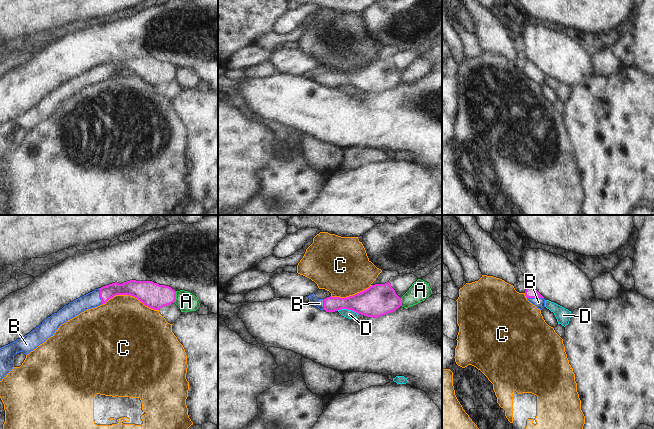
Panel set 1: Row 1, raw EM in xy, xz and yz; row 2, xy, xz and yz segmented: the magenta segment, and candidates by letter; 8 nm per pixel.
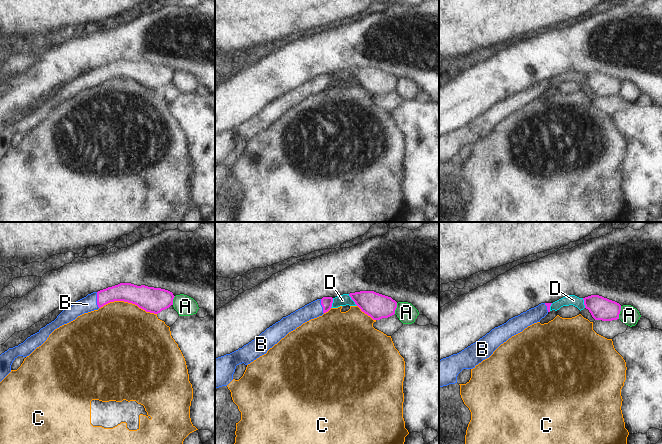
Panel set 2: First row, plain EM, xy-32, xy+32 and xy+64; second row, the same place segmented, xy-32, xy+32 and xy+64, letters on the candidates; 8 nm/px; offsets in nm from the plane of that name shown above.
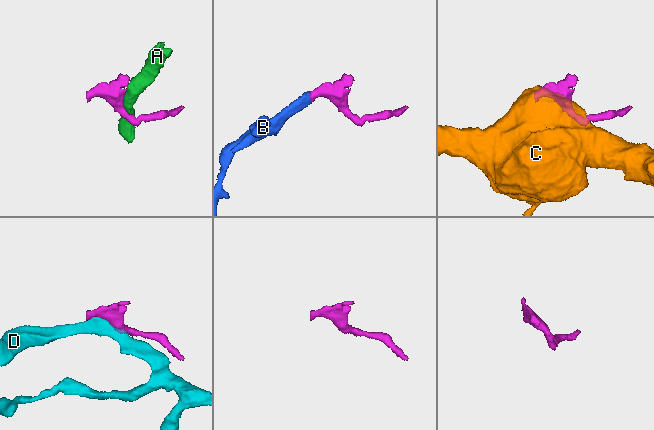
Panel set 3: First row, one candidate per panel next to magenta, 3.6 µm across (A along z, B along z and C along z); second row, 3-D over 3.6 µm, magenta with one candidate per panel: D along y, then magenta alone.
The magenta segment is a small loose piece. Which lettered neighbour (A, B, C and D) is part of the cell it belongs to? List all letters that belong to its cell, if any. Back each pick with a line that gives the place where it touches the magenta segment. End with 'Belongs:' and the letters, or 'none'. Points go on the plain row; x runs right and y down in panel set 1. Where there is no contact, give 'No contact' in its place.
B: Touches magenta at yz (535, 73)
Belongs: B.

